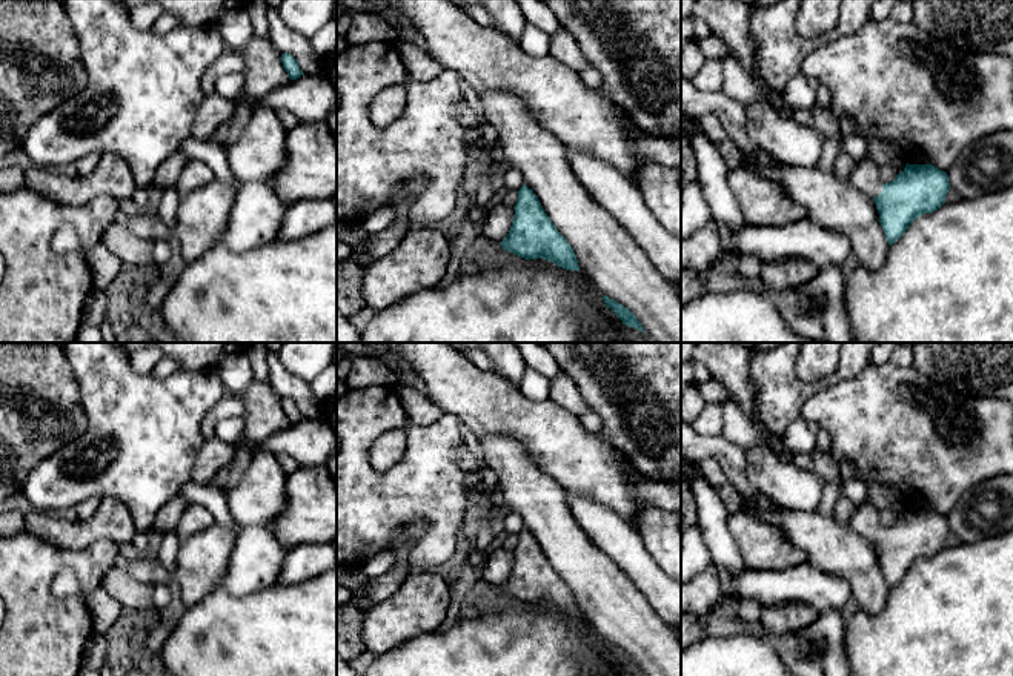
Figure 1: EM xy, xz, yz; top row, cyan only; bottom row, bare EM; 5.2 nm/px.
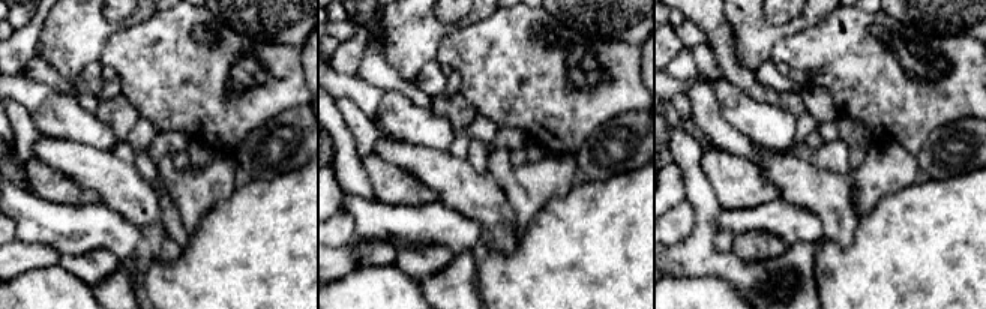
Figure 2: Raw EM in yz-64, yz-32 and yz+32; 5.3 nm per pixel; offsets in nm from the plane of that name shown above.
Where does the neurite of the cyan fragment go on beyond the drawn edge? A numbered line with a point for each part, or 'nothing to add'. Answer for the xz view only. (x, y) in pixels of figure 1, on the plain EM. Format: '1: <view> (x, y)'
nothing to add

